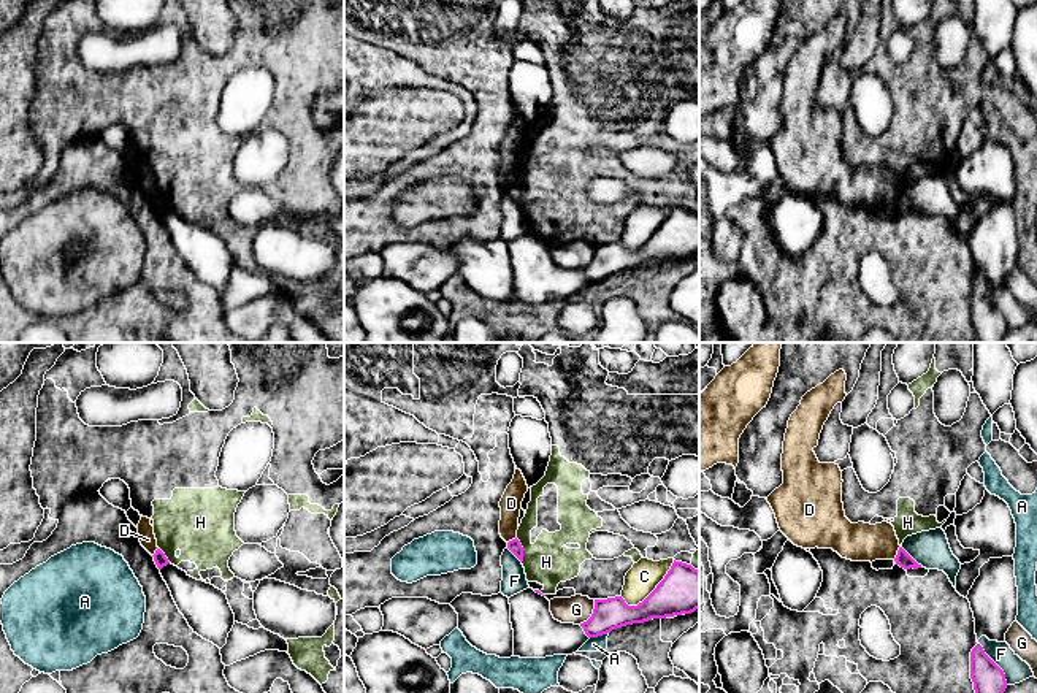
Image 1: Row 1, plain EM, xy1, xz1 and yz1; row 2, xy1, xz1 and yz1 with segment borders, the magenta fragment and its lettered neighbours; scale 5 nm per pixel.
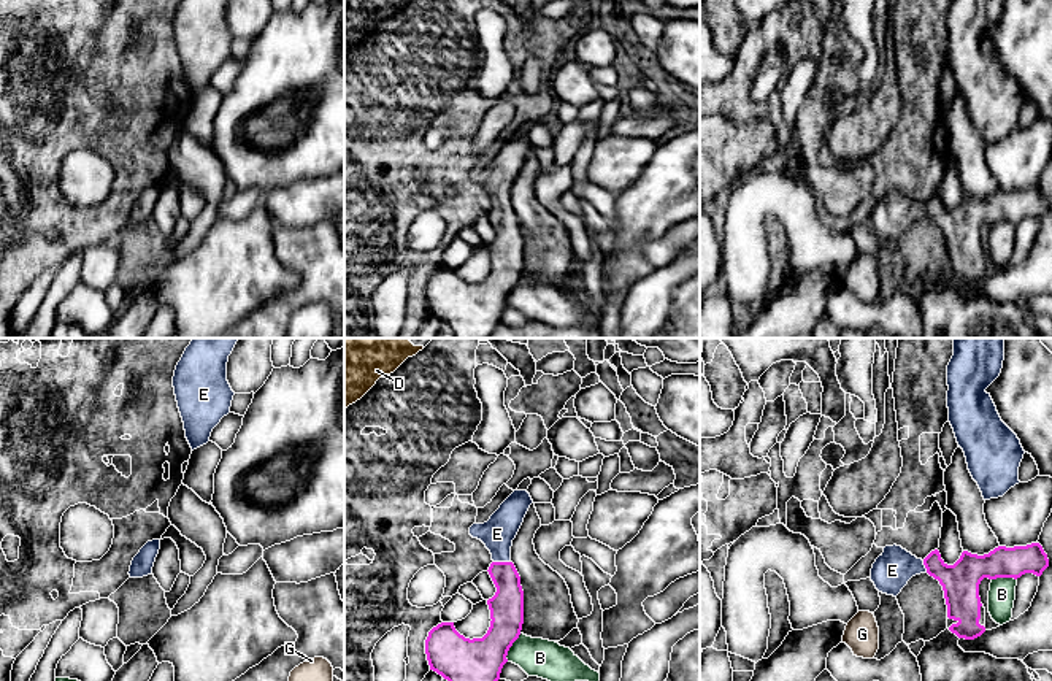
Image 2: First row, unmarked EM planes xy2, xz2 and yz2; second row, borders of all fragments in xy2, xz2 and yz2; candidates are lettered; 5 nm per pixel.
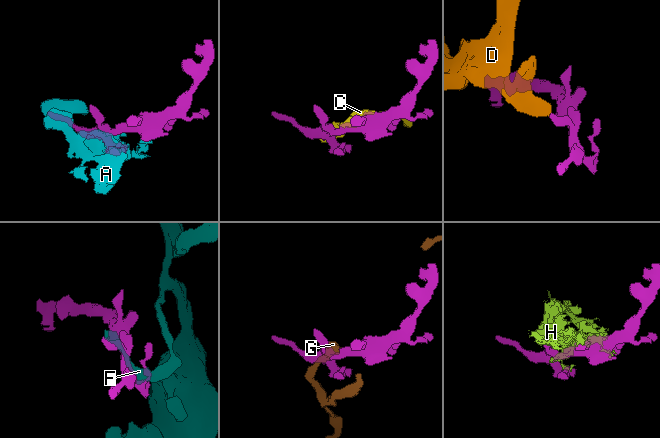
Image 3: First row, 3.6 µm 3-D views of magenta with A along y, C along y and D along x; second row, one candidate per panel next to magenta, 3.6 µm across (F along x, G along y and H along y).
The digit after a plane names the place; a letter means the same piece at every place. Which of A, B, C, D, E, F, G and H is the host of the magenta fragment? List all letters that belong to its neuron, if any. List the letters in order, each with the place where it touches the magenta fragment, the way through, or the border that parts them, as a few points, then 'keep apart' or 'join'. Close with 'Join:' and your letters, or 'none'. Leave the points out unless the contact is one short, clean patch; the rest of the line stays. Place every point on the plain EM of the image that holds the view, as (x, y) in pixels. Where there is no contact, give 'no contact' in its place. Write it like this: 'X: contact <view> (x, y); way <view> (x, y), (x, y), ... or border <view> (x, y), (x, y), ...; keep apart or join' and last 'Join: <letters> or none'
A: contact xz1 (598, 279); keep apart
B: contact xz2 (510, 291); keep apart
C: contact xz1 (654, 235); keep apart
D: contact yz1 (898, 197); border yz1 (899, 191), (893, 203); keep apart
E: contact xz2 (502, 207); join
F: contact yz1 (994, 308); keep apart
G: contact xz1 (592, 259); keep apart
H: contact xz1 (522, 195); keep apart
Join: E

